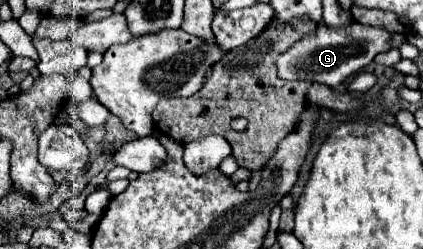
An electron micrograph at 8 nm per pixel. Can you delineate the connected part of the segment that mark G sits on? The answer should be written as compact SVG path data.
M321 23L315 35L303 37L287 53L279 55L277 59L279 77L281 79L307 79L307 81L317 81L327 87L335 87L341 81L345 81L349 75L369 65L377 53L389 51L389 37L391 33L379 27L369 27L361 23L353 23L349 27L339 27L339 29L331 29Z

